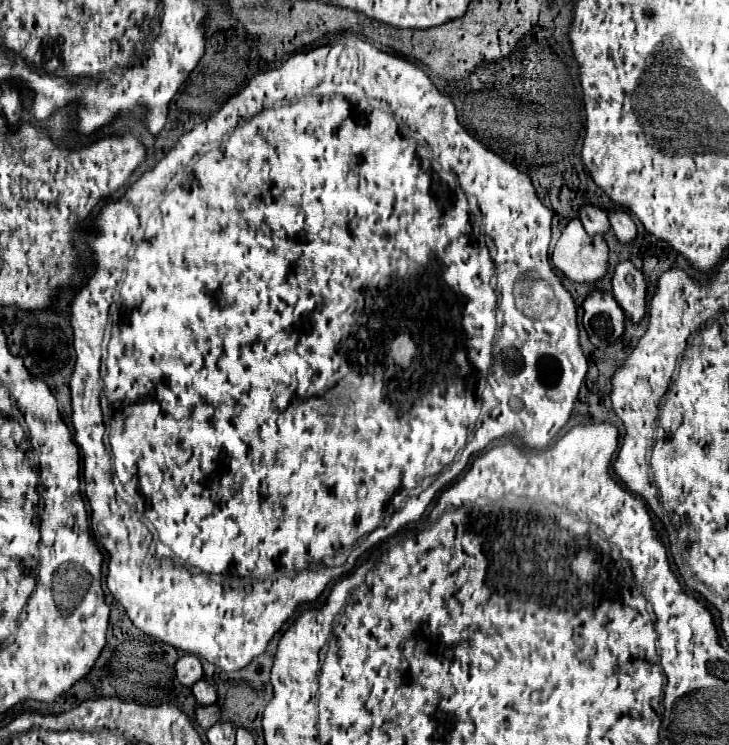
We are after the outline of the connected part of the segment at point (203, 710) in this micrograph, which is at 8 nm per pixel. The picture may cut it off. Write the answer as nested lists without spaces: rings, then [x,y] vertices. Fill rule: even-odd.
[[[199,705],[197,709],[195,709],[195,719],[197,719],[197,723],[199,723],[199,727],[203,727],[203,729],[209,729],[213,723],[217,723],[219,721],[219,705]]]

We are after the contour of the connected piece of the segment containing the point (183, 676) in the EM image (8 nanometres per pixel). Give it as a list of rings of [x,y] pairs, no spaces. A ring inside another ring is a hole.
[[[183,655],[177,663],[175,663],[175,675],[177,675],[177,681],[185,687],[191,687],[197,679],[203,677],[203,669],[201,669],[201,663],[195,655]]]

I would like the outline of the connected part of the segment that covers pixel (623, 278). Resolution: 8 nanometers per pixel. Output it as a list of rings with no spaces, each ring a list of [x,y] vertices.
[[[621,261],[617,263],[613,271],[613,295],[617,303],[623,307],[627,315],[635,323],[639,323],[645,315],[645,279],[639,269],[631,261]]]

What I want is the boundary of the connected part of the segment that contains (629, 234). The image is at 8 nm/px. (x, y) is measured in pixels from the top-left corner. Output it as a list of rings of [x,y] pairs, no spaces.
[[[609,209],[607,211],[607,217],[609,217],[609,223],[611,223],[613,233],[617,235],[617,239],[621,243],[631,243],[635,239],[637,229],[635,229],[635,223],[629,217],[627,211],[623,211],[623,209]]]

